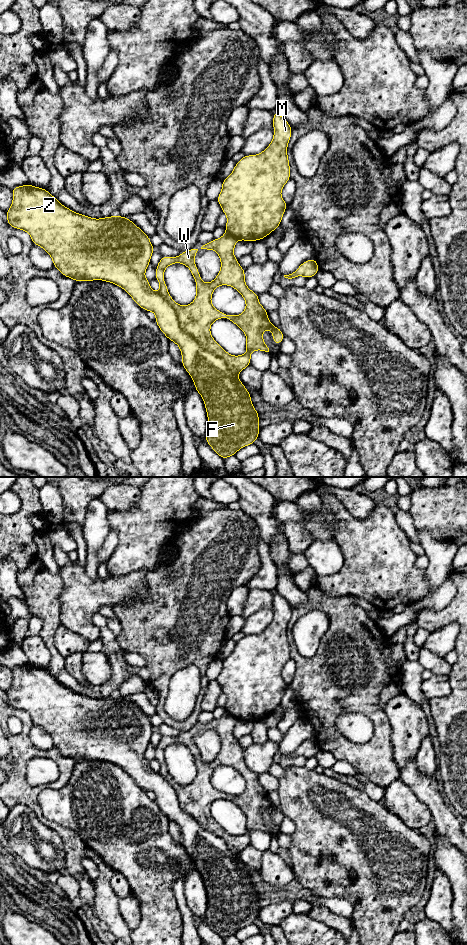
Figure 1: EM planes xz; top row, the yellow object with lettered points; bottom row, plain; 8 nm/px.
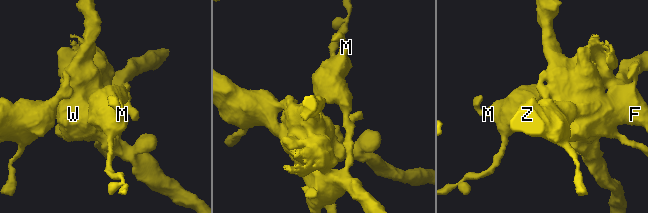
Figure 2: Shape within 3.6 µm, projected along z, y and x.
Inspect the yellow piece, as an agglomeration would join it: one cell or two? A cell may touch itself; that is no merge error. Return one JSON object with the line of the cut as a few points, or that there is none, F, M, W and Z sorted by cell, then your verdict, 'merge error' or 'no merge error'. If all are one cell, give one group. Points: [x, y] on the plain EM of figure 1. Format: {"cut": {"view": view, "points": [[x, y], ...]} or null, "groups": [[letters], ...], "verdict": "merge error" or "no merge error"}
{"cut": {"view": "xz", "points": [[158, 772], [174, 790], [179, 806], [237, 855]]}, "groups": [["F", "M", "Z"], ["W"]], "verdict": "merge error"}

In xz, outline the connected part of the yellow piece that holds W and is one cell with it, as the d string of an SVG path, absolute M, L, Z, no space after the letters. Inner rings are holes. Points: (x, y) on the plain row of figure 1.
M225 713L219 719L201 724L188 731L181 732L179 737L162 736L156 746L155 759L160 764L159 774L175 790L181 809L192 816L205 830L212 832L222 838L229 851L238 855L251 843L251 833L255 830L269 832L264 822L262 813L269 809L273 815L273 822L280 825L285 815L279 807L271 804L268 799L268 792L259 783L259 774L250 770L245 763L245 750L239 745L234 736L234 727L237 719ZM198 730L214 730L218 733L221 748L216 758L204 763L199 750L194 742ZM181 743L189 748L196 762L196 777L194 781L186 786L177 784L168 772L164 760L164 751L167 746ZM228 765L236 769L244 778L246 788L240 795L229 795L215 789L211 782L213 771L216 767ZM225 798L237 805L246 815L246 830L243 835L233 836L225 831L212 817L210 813L211 804Z

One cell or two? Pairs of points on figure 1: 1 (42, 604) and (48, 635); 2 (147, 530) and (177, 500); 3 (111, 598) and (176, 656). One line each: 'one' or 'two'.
1: one
2: one
3: two

